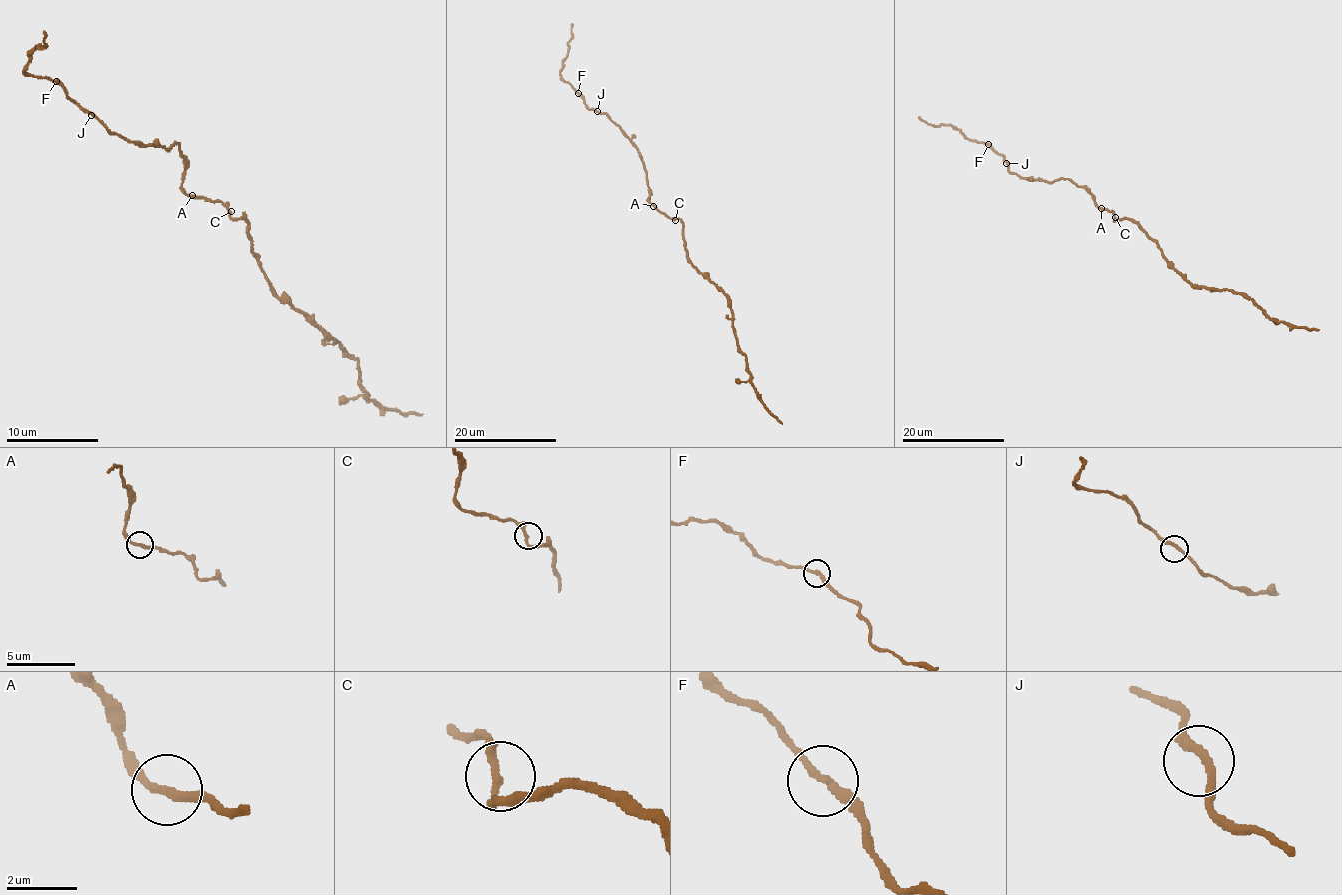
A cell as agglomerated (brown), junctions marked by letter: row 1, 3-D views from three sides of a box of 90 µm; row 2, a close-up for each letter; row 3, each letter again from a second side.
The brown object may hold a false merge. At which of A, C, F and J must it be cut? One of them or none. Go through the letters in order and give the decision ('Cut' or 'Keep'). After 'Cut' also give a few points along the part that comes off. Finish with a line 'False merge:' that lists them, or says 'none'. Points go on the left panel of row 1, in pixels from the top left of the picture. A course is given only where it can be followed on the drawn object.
A: Keep
C: Keep
F: Keep
J: Keep
False merge: none

